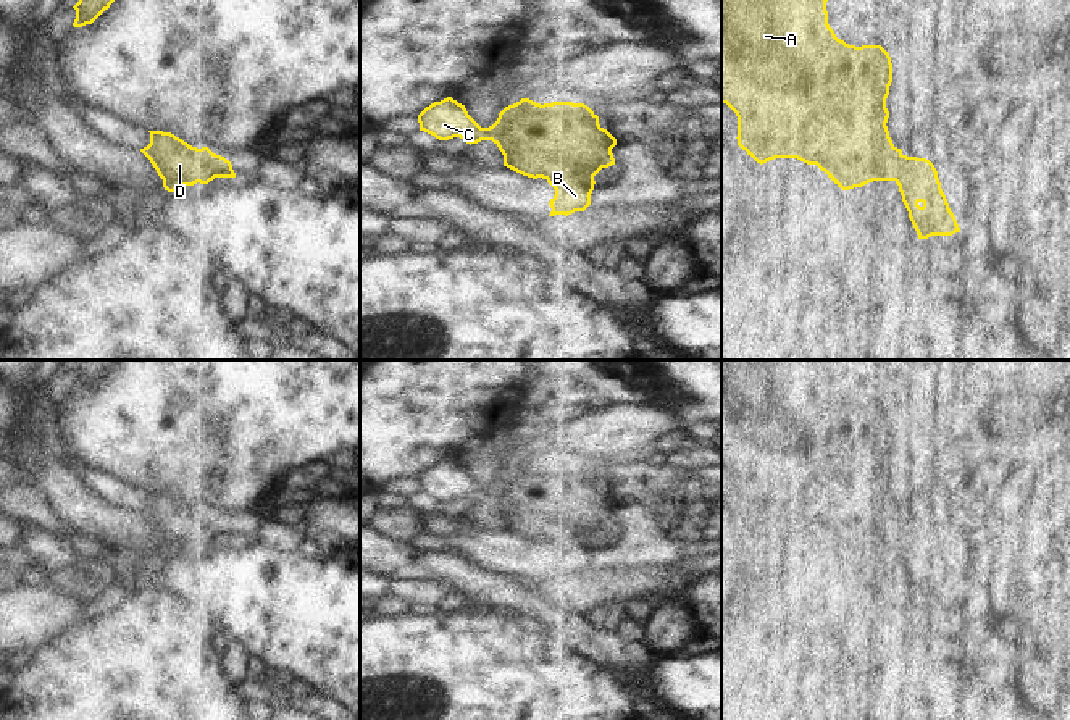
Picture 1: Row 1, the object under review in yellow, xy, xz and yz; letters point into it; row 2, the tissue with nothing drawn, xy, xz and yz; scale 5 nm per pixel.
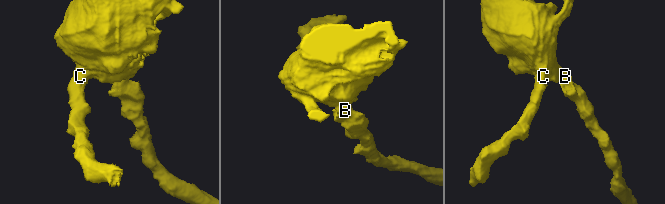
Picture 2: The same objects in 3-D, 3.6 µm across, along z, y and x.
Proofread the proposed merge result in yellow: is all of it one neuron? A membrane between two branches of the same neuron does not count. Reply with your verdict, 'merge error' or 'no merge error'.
merge error

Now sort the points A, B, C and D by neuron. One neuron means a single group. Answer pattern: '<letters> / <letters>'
A C D / B

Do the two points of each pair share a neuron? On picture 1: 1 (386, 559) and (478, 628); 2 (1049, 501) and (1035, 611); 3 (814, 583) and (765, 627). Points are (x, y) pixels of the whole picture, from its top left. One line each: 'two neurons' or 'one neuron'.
1: two neurons
2: one neuron
3: two neurons

